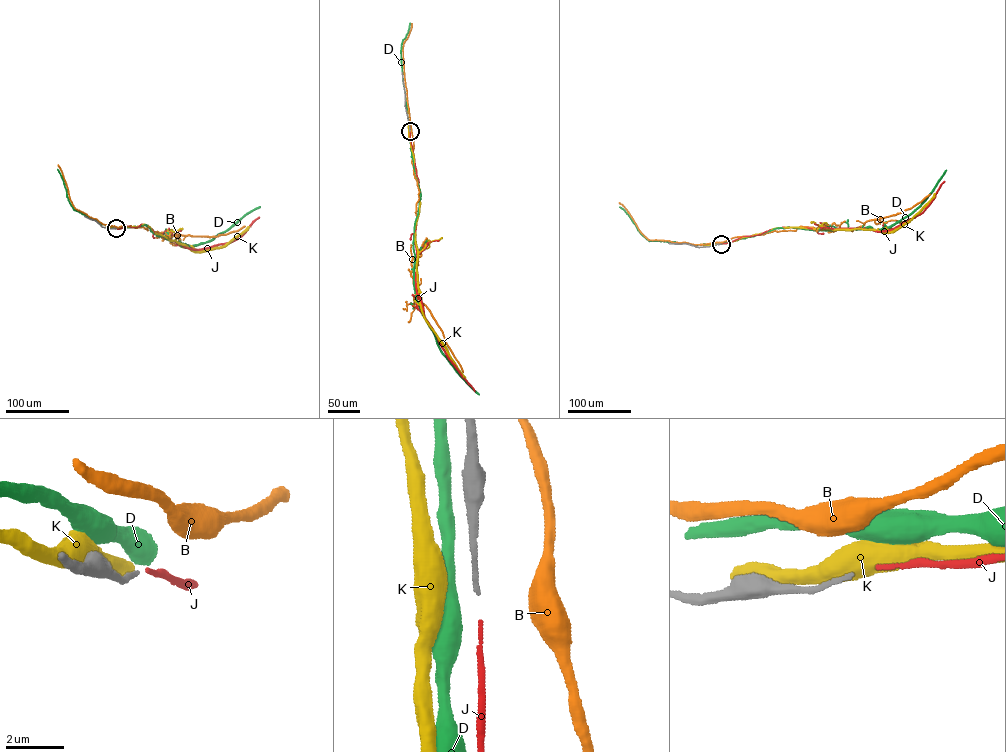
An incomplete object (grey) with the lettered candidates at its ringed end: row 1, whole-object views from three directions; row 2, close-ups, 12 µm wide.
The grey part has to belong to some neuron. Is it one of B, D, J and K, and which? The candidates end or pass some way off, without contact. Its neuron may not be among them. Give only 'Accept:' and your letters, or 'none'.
Accept: J

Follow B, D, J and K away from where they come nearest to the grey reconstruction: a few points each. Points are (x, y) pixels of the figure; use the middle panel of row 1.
B: (411, 131), (411, 162), (419, 191), (415, 241), (421, 255), (412, 259), (411, 276), (419, 298), (463, 372)
D: (409, 131), (420, 193), (413, 241), (416, 299), (442, 352), (479, 394)
J: (410, 132), (419, 194), (414, 235), (416, 292), (424, 316), (442, 348), (474, 391)
K: (409, 131), (420, 194), (415, 236), (418, 288), (423, 316), (441, 342)

